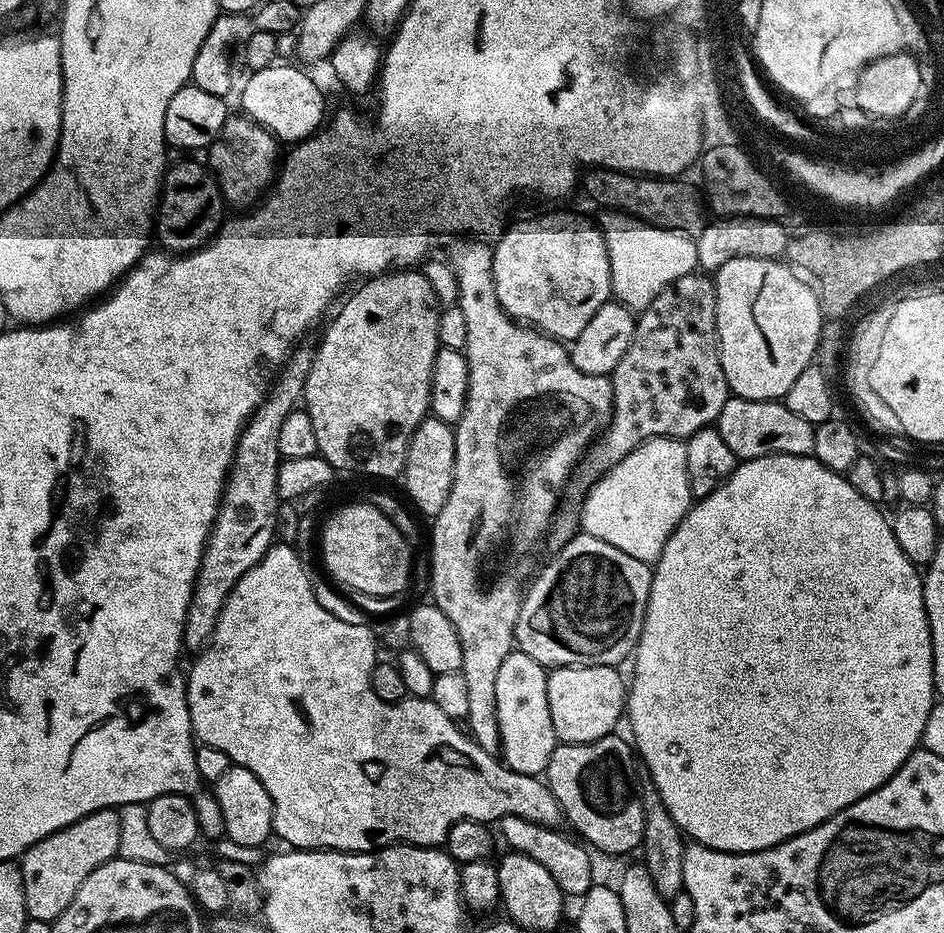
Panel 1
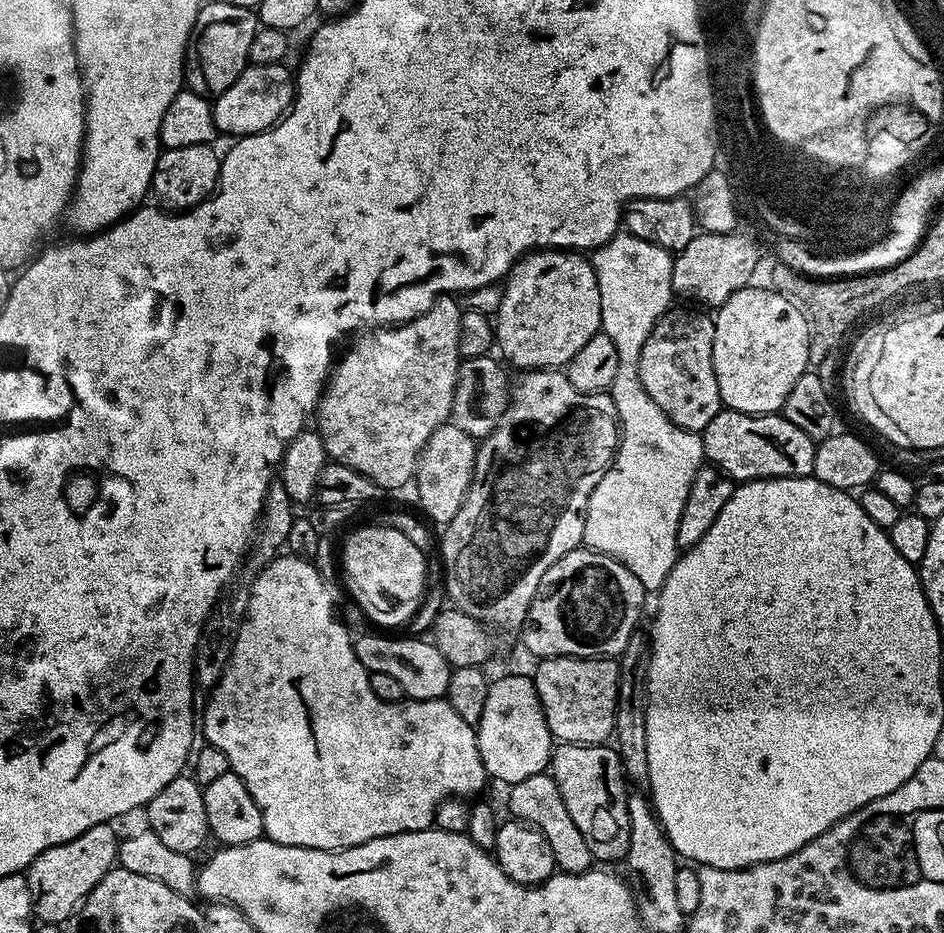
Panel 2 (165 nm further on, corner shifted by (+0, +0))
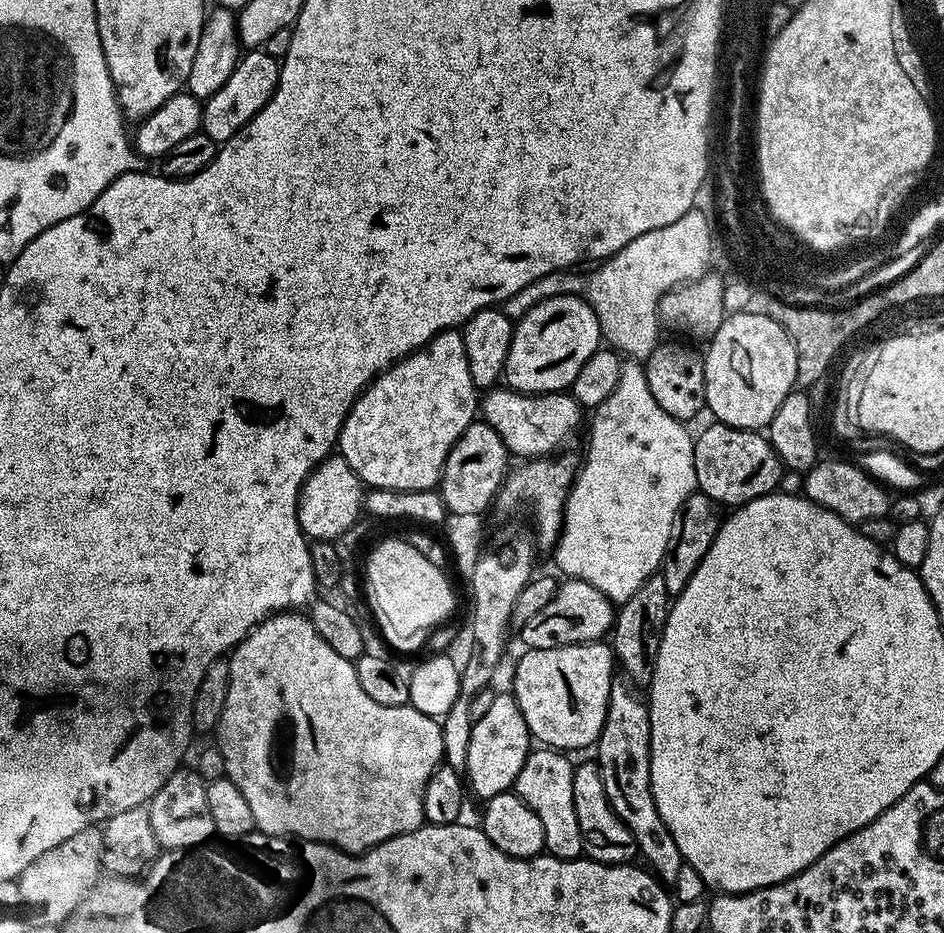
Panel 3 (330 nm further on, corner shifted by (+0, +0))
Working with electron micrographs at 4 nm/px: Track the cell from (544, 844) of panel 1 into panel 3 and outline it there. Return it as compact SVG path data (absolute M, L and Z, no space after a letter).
M547 746L533 747L528 753L526 762L522 762L522 770L518 770L518 778L514 785L516 795L538 814L542 822L542 830L546 830L544 847L547 855L557 856L563 860L577 859L583 853L584 839L578 826L578 814L574 814L574 774L573 761L568 761L563 751Z

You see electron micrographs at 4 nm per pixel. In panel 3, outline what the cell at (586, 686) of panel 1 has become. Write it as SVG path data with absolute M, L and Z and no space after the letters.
M607 643L529 648L517 662L510 687L533 741L557 750L589 748L600 738L612 689L614 653Z

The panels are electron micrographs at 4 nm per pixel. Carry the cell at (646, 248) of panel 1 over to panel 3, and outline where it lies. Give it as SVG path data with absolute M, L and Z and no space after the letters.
M628 362L621 367L618 386L614 386L614 394L606 398L591 413L592 433L588 436L588 457L583 457L580 470L576 474L576 481L572 484L572 489L568 495L568 501L564 507L564 528L560 531L560 538L556 541L554 555L556 555L556 564L560 567L559 575L573 580L585 580L601 588L608 595L613 605L619 606L646 582L646 578L657 575L660 571L660 564L664 561L666 554L666 542L670 542L670 530L674 530L676 515L680 513L680 508L686 502L686 498L691 492L697 491L696 475L694 474L694 436L688 433L683 423L675 420L658 402L654 402L654 394L650 394L650 386L646 382L644 373L644 364L640 362Z

